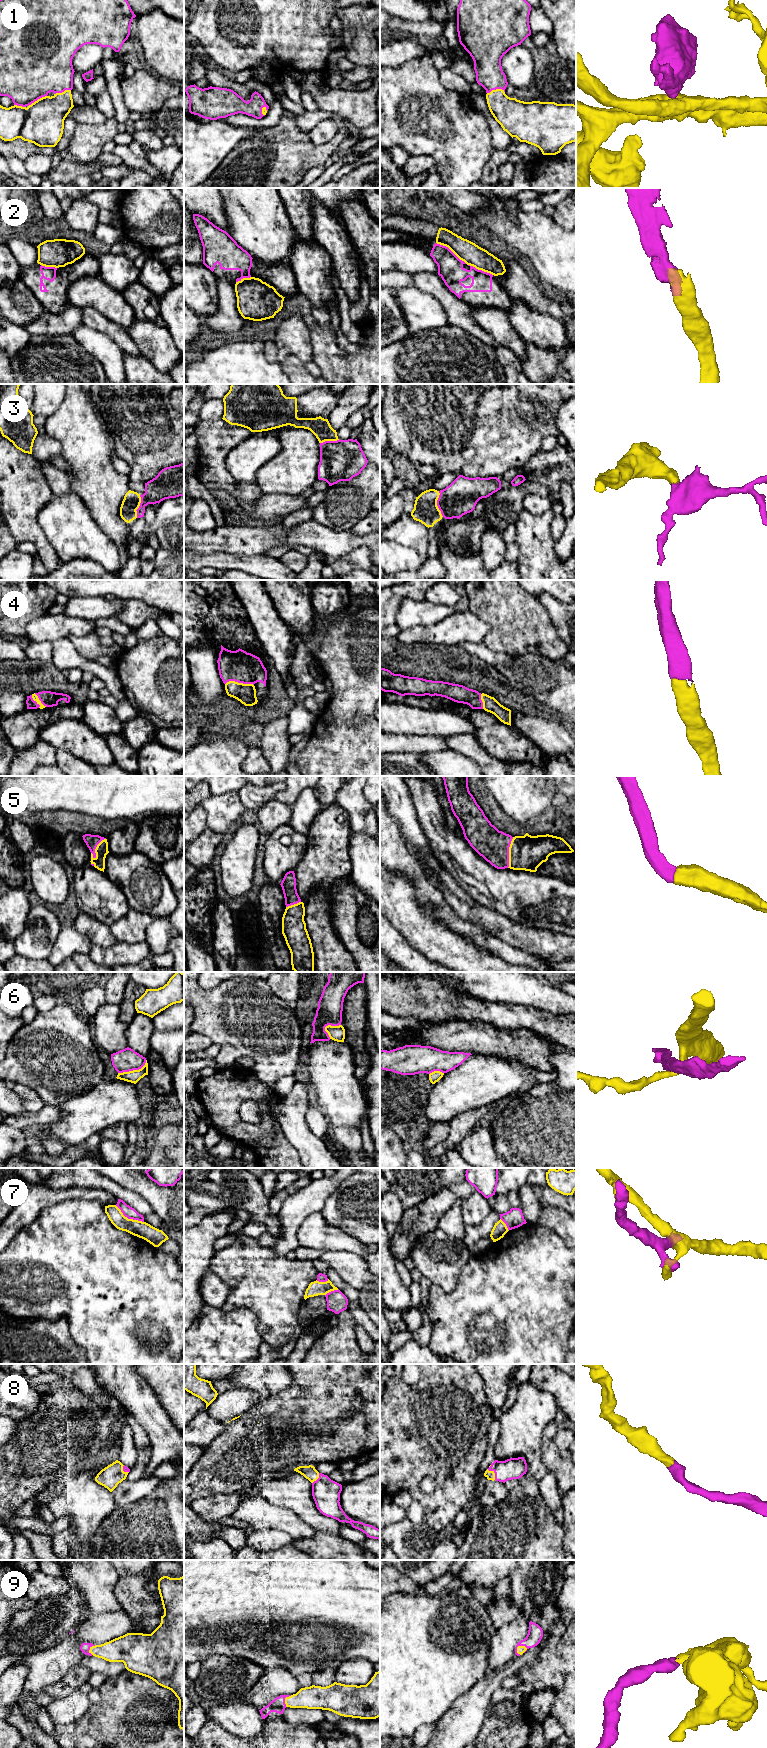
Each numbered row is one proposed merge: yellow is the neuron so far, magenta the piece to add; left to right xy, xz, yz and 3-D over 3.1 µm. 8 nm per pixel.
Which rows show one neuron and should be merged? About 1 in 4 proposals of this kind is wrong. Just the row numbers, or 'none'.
1, 3, 4, 5, 8, 9

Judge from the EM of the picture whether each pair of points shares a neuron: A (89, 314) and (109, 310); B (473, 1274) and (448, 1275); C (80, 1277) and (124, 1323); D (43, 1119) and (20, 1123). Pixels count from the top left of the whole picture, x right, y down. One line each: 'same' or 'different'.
A: different
B: different
C: same
D: same

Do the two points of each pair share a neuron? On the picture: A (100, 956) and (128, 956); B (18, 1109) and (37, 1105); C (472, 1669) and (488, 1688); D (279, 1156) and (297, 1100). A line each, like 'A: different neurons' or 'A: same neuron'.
A: same neuron
B: different neurons
C: different neurons
D: different neurons

